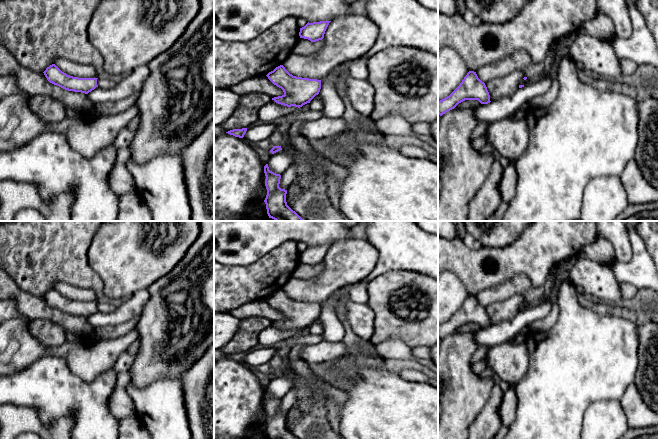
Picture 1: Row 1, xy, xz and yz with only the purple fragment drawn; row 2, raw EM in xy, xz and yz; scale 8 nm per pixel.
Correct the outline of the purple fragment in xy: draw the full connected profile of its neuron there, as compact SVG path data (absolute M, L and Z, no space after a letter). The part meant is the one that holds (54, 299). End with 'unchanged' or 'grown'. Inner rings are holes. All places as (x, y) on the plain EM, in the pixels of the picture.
M55 288L50 289L43 296L47 304L65 314L88 318L94 314L98 302L78 302L62 296Z; unchanged

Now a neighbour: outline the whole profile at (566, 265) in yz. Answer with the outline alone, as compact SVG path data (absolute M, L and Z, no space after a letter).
M575 256L575 257L571 257L563 262L561 262L558 267L560 267L561 269L567 271L568 273L570 272L570 270L572 269L572 267L577 263L579 257Z

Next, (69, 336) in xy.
M66 332L66 339L67 341L77 341L85 346L90 345L90 343L86 341L85 337L79 337L69 332Z

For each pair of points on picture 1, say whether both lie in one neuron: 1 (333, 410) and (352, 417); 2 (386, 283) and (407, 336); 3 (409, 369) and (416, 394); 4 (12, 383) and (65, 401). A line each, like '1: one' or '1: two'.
1: two
2: one
3: two
4: one

